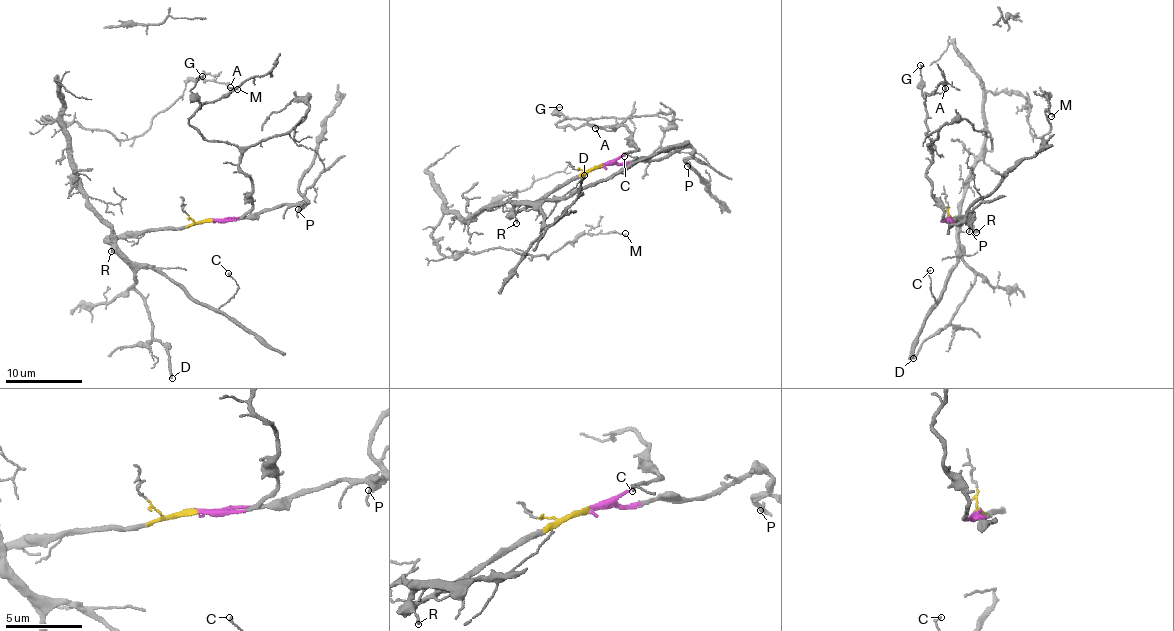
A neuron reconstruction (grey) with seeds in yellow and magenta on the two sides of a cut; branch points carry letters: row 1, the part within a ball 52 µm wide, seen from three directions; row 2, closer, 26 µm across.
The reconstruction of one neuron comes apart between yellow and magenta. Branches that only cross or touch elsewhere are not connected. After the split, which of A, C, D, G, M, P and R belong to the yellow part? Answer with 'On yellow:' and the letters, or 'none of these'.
On yellow: C, D, M, R

